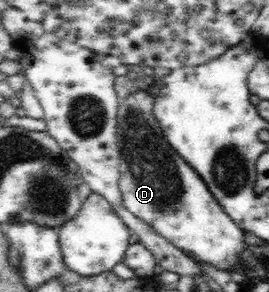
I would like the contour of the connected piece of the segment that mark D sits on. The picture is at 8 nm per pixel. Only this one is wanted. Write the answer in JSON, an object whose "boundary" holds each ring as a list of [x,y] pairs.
{"boundary":[[[140,89],[140,92],[131,92],[126,98],[119,99],[117,110],[117,139],[119,142],[119,182],[118,187],[122,191],[122,205],[128,211],[150,224],[158,235],[162,235],[171,244],[174,244],[183,253],[192,253],[200,261],[210,263],[220,270],[227,270],[232,276],[242,276],[243,270],[235,270],[236,264],[240,264],[240,254],[244,252],[243,231],[228,217],[224,207],[216,201],[204,179],[194,171],[194,168],[184,161],[168,144],[160,123],[152,113],[154,97],[148,90]]]}

